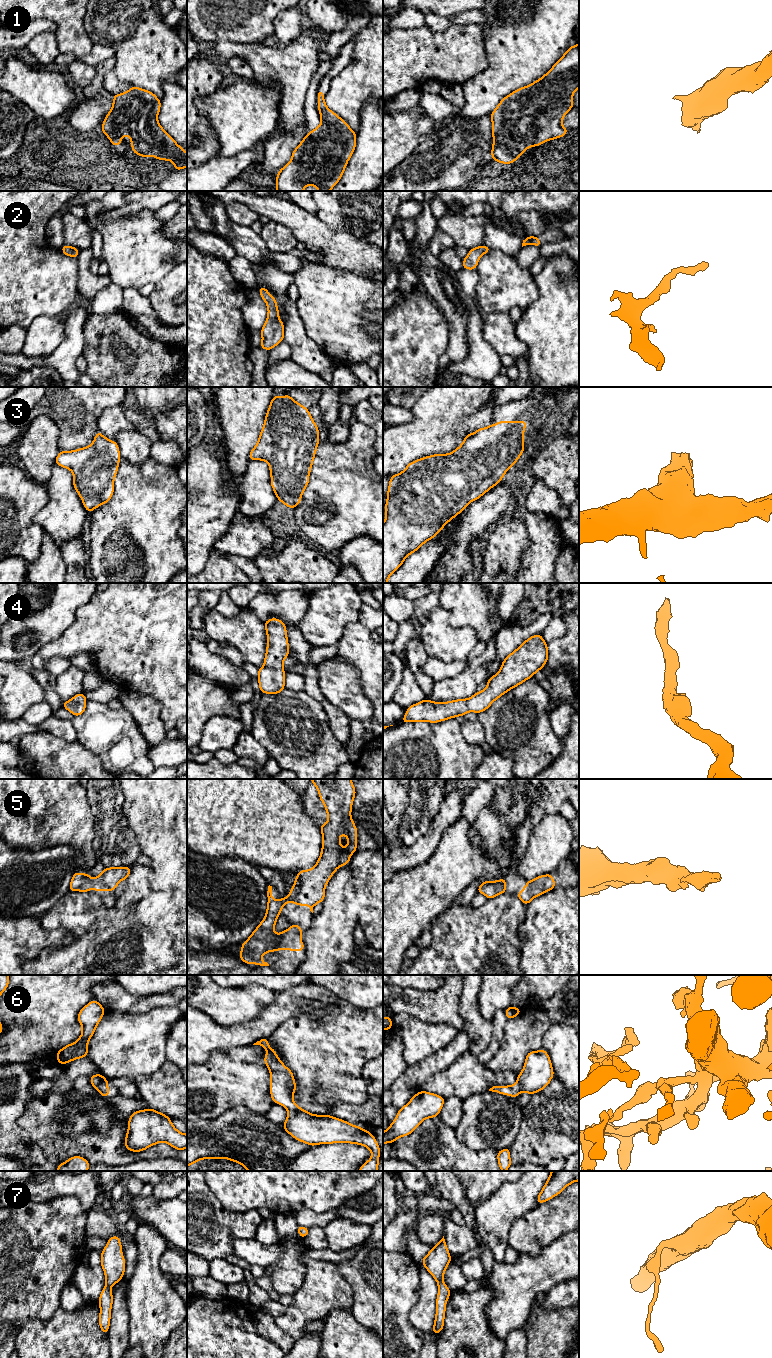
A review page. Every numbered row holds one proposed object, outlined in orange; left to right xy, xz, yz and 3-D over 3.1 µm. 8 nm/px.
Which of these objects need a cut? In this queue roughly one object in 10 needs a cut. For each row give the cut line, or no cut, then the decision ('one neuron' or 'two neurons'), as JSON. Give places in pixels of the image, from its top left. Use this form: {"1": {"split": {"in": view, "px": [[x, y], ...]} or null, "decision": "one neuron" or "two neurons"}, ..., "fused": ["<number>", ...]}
{"1": {"split": null, "decision": "one neuron"}, "2": {"split": null, "decision": "one neuron"}, "3": {"split": null, "decision": "one neuron"}, "4": {"split": null, "decision": "one neuron"}, "5": {"split": null, "decision": "one neuron"}, "6": {"split": null, "decision": "one neuron"}, "7": {"split": null, "decision": "one neuron"}, "fused": []}

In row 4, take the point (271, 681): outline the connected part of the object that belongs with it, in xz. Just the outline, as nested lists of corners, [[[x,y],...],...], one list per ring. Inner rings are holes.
[[[277,618],[264,622],[267,632],[267,650],[264,666],[258,669],[262,693],[278,694],[285,688],[283,660],[289,656],[286,624]]]

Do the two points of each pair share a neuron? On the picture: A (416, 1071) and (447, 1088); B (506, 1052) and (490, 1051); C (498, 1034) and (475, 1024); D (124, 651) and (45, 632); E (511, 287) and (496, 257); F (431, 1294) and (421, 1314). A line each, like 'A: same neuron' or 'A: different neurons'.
A: different neurons
B: different neurons
C: different neurons
D: different neurons
E: same neuron
F: same neuron

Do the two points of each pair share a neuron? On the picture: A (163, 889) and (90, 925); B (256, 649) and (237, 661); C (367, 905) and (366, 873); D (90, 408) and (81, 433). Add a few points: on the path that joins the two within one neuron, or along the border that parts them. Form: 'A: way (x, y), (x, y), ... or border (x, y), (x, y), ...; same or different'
A: way (146, 907), (128, 925), (108, 925); same
B: border (224, 642), (231, 643), (247, 663); different
C: way (367, 897), (367, 881); same
D: way (84, 414), (82, 416), (82, 427); same

